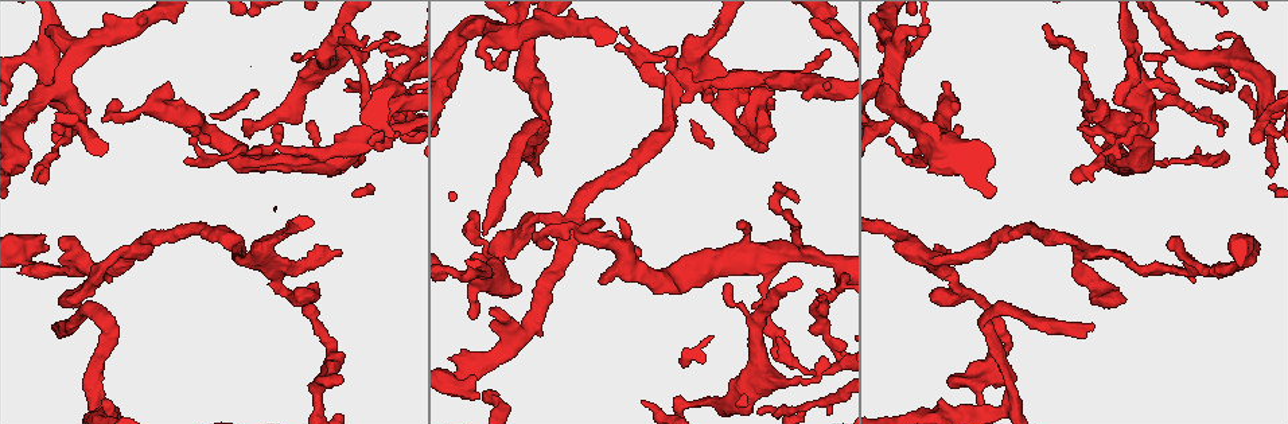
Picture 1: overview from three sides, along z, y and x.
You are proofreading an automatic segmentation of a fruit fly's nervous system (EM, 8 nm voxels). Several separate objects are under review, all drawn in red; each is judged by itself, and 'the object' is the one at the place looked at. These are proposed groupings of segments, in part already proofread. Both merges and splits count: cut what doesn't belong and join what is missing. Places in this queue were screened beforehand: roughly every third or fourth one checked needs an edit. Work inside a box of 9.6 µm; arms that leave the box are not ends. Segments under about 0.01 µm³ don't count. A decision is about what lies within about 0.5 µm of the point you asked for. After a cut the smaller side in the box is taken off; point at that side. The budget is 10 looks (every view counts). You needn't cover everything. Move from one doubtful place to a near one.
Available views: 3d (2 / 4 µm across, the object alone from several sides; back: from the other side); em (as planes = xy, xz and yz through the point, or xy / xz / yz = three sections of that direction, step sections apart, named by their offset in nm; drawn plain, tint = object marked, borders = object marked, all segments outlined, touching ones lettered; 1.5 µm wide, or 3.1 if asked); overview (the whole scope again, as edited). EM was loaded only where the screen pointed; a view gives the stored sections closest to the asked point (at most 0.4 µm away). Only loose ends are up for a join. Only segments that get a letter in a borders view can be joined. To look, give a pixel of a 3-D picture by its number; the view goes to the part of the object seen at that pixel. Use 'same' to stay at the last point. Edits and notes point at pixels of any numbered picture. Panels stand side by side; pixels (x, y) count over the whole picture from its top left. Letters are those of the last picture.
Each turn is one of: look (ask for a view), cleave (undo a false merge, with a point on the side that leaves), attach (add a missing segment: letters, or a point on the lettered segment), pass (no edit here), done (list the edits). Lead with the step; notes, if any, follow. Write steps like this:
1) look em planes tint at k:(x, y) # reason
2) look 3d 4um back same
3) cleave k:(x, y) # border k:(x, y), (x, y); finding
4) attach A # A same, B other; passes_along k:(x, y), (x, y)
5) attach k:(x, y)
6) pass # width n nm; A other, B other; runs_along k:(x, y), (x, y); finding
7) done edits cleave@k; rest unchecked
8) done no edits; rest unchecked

look em xz step 4 borders at 1:(398, 134) # free end

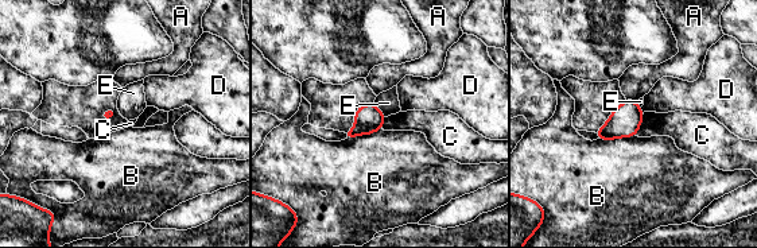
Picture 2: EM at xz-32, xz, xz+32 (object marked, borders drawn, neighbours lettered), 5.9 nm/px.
look em planes borders same

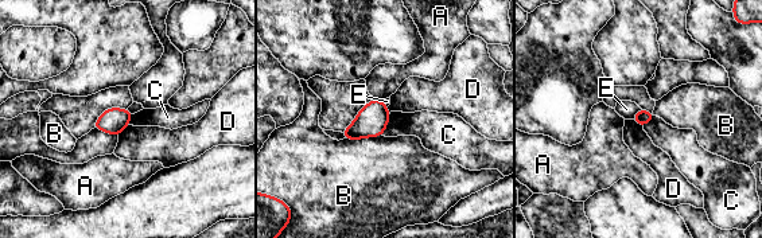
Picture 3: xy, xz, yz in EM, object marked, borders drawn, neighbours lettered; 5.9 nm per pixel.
pass # A other, B other, C other, D other, E other; no lettered segment goes on from it

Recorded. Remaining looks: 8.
look 3d 2um at 1:(108, 324) # sharp bend

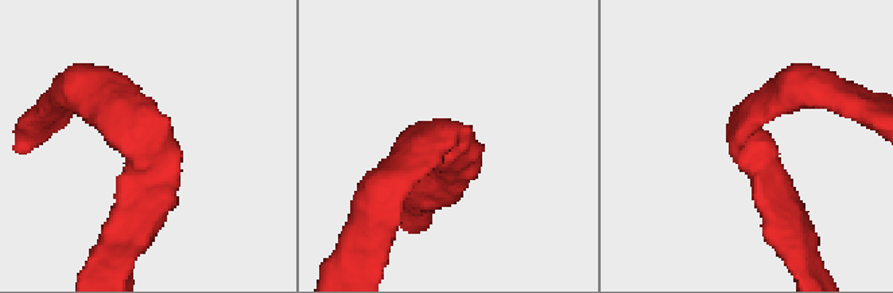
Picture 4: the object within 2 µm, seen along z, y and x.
look em planes borders at 4:(745, 134) # arm_widths 260, 260 nm; now the EM

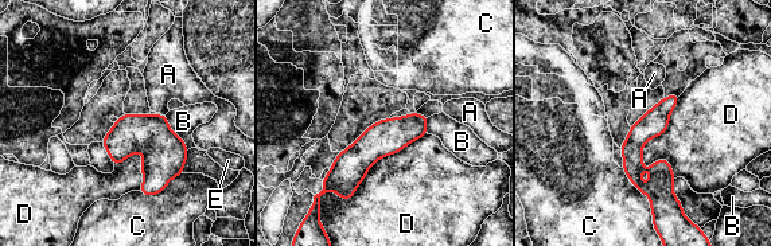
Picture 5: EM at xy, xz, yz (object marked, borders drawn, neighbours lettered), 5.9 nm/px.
pass # A other, B other, C other, D other, E other; border 5:(680, 96), (643, 145), (641, 184); one neuron here

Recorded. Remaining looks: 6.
look 3d 4um back at 1:(905, 161) # branch stops here

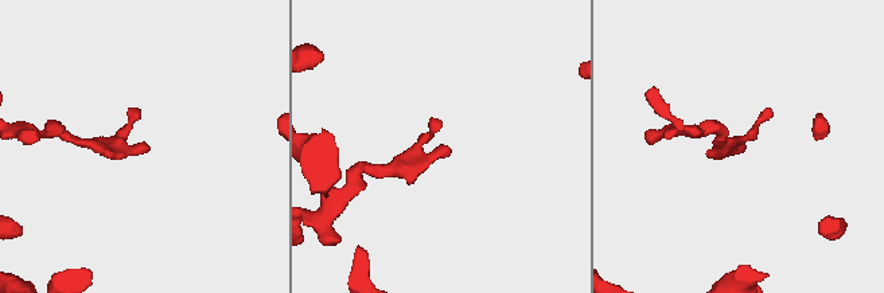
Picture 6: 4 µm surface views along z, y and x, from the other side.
look em planes tint at 6:(451, 152)

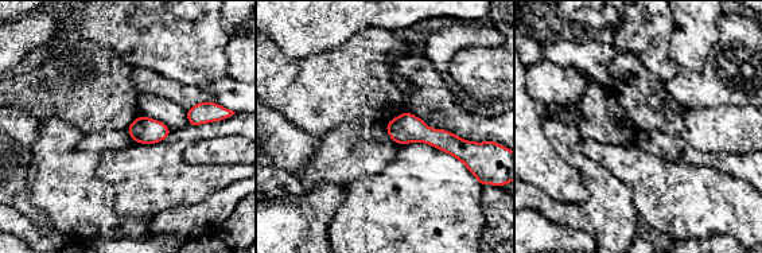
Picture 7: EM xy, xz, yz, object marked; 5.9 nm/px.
look em planes borders same

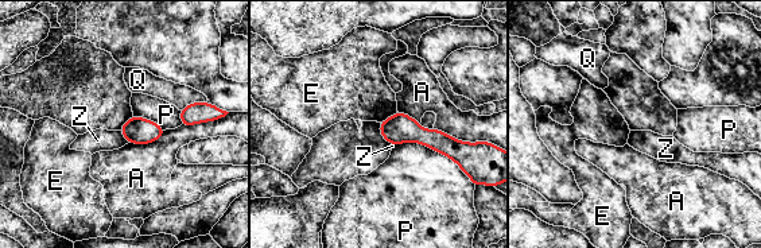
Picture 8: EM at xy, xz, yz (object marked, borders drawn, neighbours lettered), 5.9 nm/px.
pass # A other, E other, P other, Q other, Z other; runs_along 8:(383, 126), (458, 144); none of them fits

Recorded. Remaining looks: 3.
look 3d 4um back at 1:(1159, 62) # an open end

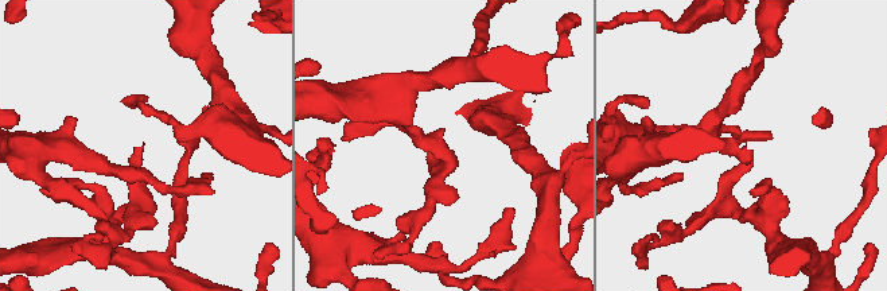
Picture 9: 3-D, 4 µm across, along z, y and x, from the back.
look em yz step 4 borders at 9:(140, 149)

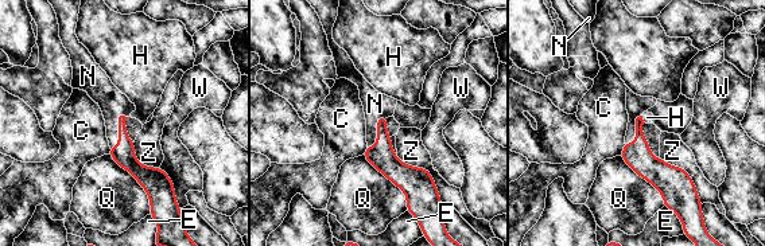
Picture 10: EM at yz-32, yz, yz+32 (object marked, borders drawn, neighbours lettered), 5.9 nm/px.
look em planes borders same # cut it another way

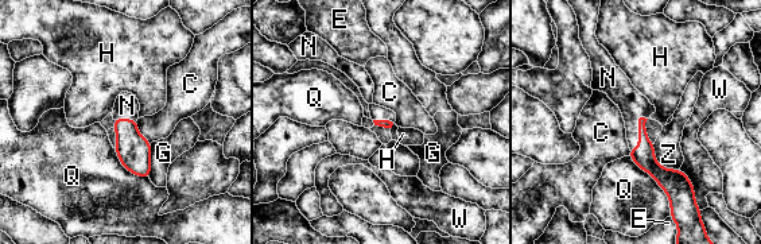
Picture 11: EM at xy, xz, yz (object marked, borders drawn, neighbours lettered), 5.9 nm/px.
attach N # C other, E other, G other, H other, N same, Q other, W other, Z other; passes_along 11:(644, 157), (639, 134), (632, 104); the neuron continues

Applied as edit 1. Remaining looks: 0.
done edits attach@11; rest unchecked

